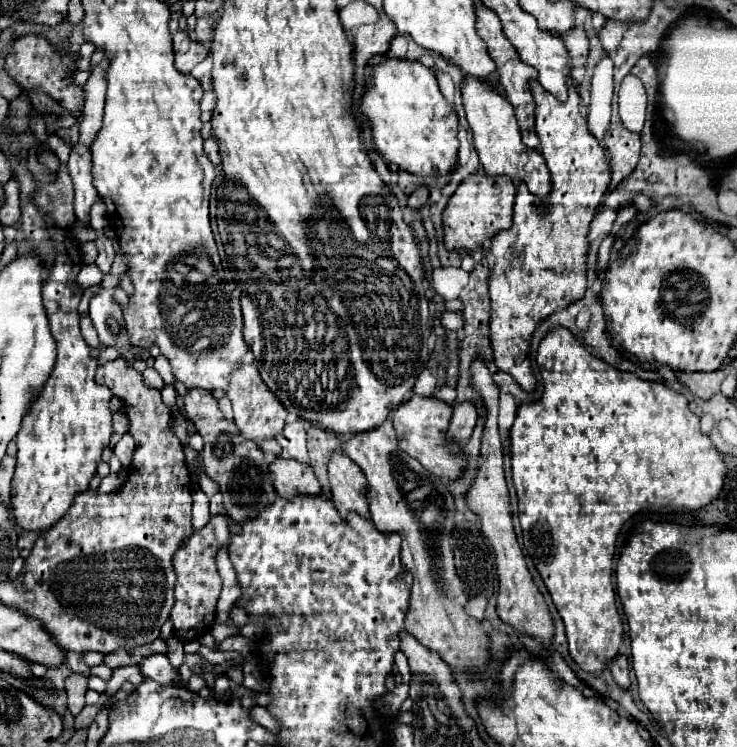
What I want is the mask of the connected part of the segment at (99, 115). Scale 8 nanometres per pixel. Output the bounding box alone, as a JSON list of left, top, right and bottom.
[80,58,109,147]

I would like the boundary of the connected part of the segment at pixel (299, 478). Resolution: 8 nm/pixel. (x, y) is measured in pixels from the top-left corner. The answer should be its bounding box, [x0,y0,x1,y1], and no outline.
[270,457,322,497]

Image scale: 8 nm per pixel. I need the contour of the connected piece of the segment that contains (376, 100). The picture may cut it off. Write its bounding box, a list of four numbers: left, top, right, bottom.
[360,59,458,175]

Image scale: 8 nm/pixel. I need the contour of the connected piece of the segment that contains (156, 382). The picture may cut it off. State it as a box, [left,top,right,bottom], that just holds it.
[142,365,164,389]

